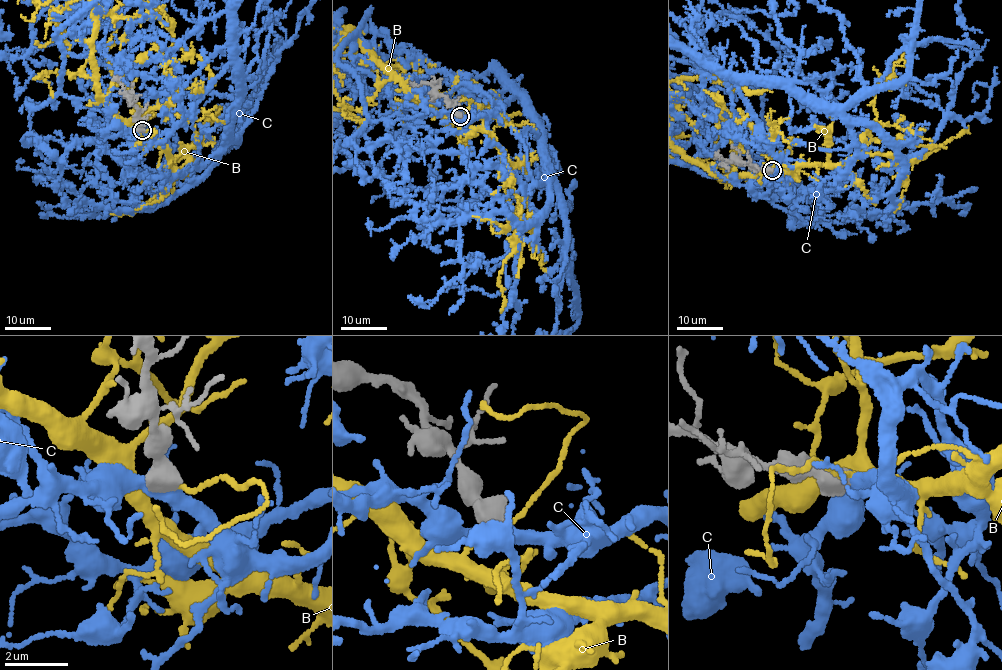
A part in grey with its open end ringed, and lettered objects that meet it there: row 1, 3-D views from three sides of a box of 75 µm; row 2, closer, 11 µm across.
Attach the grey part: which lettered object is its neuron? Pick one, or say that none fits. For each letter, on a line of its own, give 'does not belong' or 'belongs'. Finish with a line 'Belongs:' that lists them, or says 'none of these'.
B: does not belong
C: belongs
Belongs: C

